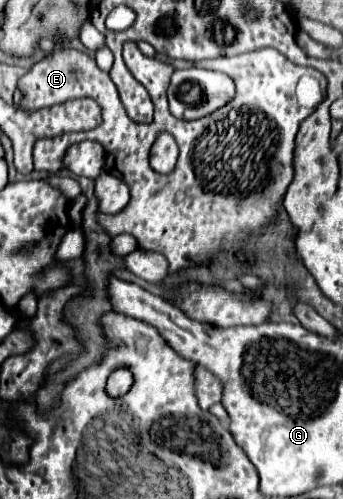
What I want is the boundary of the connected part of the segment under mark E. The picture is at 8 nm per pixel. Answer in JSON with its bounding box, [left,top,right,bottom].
[18,41,326,273]

